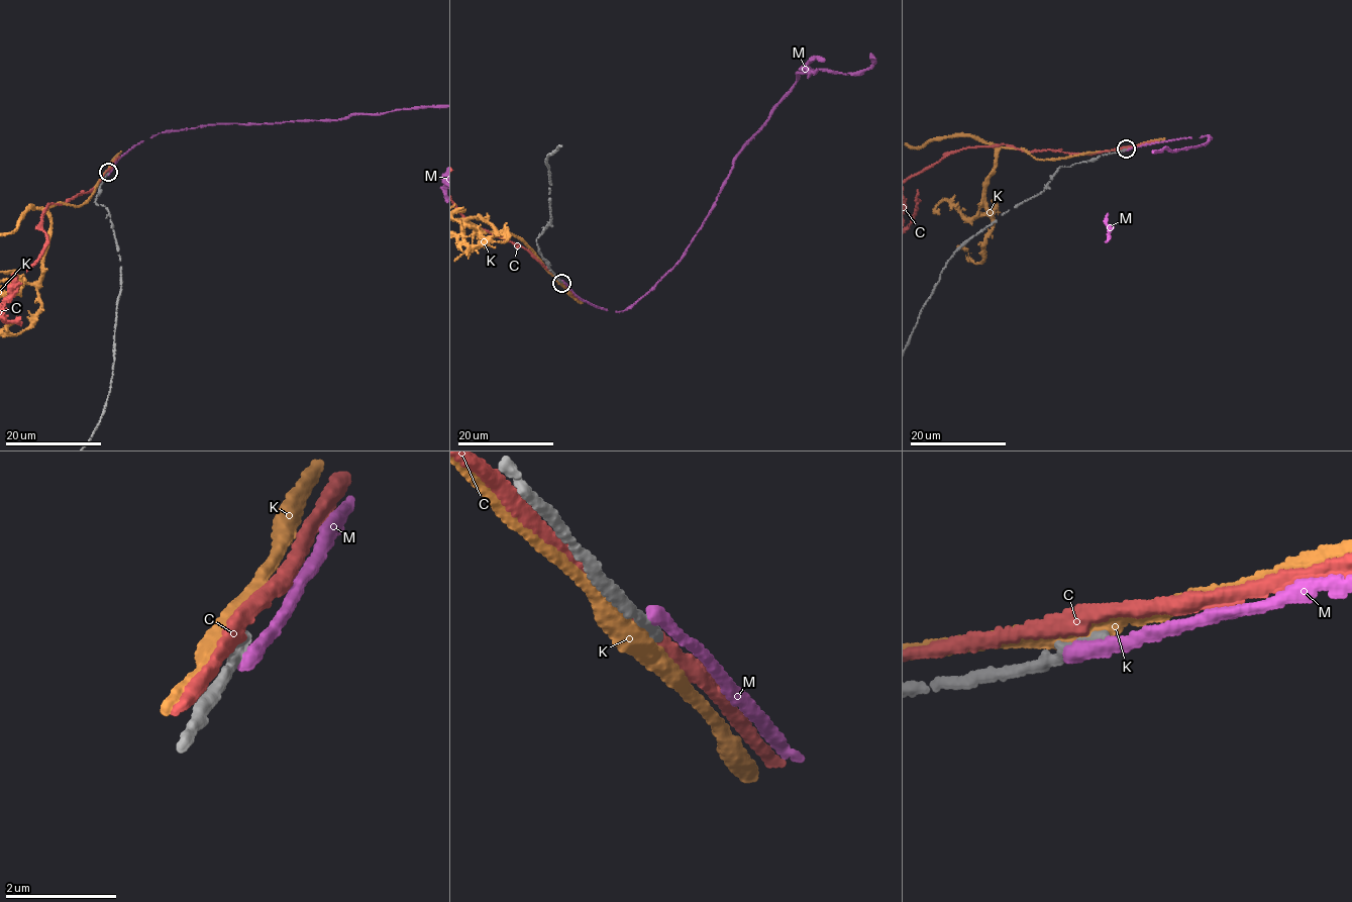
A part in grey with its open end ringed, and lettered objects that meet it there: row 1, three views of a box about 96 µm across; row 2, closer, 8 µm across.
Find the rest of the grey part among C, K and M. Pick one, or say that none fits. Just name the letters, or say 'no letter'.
no letter

